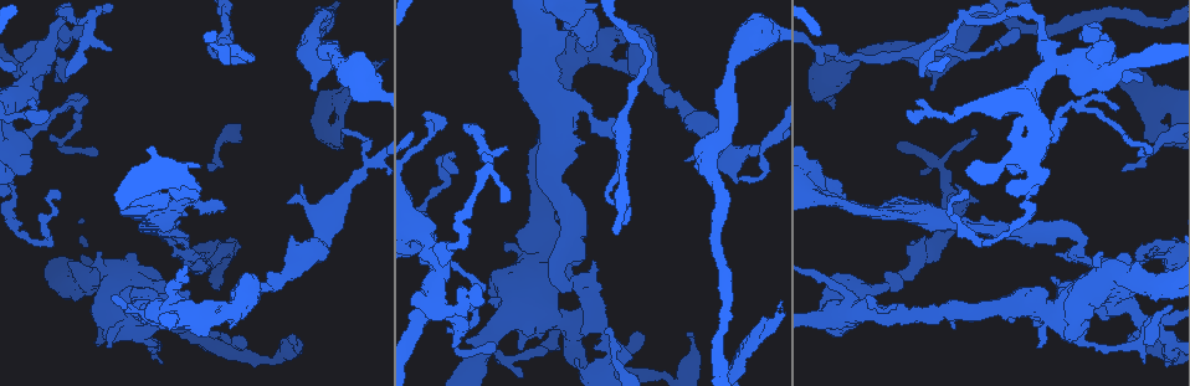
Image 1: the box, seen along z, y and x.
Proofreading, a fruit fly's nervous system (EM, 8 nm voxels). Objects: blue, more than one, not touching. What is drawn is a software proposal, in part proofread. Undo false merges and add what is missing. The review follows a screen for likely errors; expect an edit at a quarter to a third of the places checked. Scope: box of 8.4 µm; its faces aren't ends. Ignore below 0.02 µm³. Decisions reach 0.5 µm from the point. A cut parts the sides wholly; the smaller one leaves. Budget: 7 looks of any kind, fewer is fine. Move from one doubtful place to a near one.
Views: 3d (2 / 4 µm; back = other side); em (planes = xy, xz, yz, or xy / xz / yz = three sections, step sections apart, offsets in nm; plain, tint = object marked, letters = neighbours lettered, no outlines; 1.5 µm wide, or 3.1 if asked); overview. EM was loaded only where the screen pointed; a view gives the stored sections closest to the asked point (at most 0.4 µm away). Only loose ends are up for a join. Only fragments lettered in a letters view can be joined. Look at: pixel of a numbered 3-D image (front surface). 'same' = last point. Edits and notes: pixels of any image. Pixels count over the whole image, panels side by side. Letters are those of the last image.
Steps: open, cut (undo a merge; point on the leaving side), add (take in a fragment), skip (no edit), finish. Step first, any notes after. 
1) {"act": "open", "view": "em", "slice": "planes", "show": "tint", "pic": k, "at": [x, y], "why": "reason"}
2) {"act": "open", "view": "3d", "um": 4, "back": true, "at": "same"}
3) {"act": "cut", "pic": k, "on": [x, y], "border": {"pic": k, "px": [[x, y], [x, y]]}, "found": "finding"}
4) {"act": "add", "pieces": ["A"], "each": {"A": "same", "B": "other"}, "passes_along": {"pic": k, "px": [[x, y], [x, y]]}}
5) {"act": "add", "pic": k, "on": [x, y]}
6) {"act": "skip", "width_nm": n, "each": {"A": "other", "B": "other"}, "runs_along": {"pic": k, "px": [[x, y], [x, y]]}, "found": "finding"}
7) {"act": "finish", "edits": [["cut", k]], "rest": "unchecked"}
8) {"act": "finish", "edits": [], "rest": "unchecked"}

{"act": "open", "view": "em", "slice": "xy", "step": 8, "show": "letters", "pic": 1, "at": [1133, 99], "why": "touches itself"}

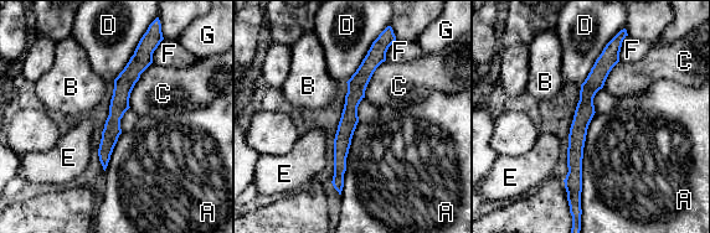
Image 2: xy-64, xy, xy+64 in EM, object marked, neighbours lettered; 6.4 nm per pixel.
{"act": "skip", "each": {"A": "other", "B": "other", "C": "other", "D": "other", "E": "other", "F": "other", "G": "other"}, "runs_along": {"pic": 2, "px": [[377, 53], [351, 101], [339, 184]]}, "found": "all the same neuron"}

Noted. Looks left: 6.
{"act": "open", "view": "3d", "um": 2, "pic": 1, "at": [930, 88], "why": "stops while still wide"}

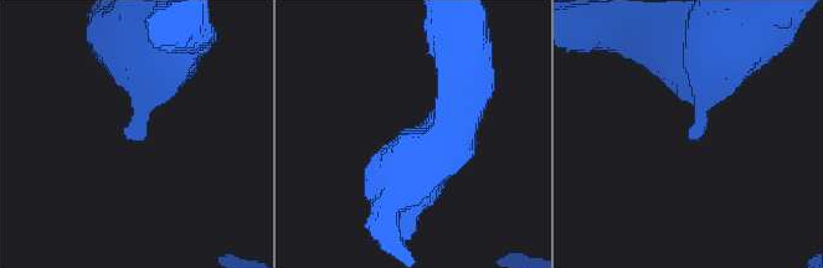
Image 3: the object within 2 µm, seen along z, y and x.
{"act": "open", "view": "em", "slice": "planes", "show": "letters", "pic": 3, "at": [129, 136], "why": "now the EM"}

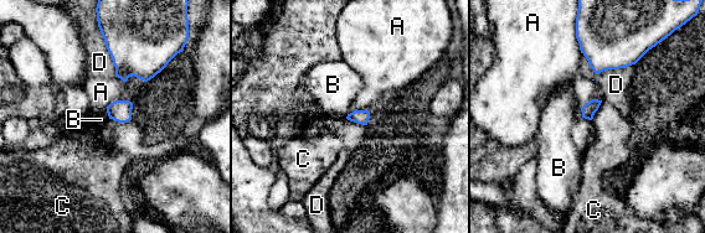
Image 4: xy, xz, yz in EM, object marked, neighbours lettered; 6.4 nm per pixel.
{"act": "skip", "each": {"A": "other", "B": "other", "C": "other", "D": "other"}, "border": {"pic": 4, "px": [[106, 108], [109, 118]]}, "found": "none of them fits"}

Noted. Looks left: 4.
{"act": "open", "view": "em", "slice": "xy", "step": 8, "show": "letters", "pic": 1, "at": [107, 48], "why": "free end"}

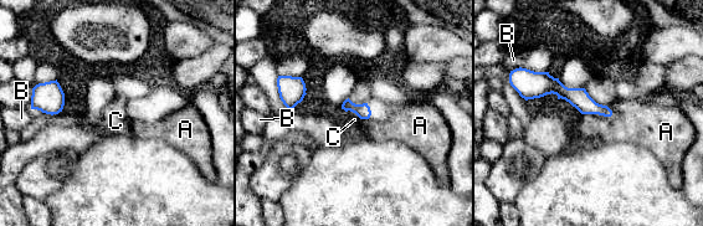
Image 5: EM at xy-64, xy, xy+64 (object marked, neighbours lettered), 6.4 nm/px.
{"act": "open", "view": "em", "slice": "planes", "show": "letters", "at": "same", "why": "cut it another way"}

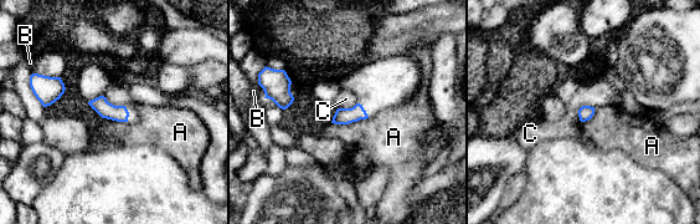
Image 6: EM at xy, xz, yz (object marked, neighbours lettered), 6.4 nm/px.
{"act": "skip", "longest_contact_nm": ["A", 260], "each": {"A": "other", "B": "other", "C": "other"}, "border": {"pic": 6, "px": [[356, 102], [350, 107], [338, 108]]}, "found": "none of them fits"}

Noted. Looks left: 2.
{"act": "finish", "edits": [], "rest": "unchecked"}

